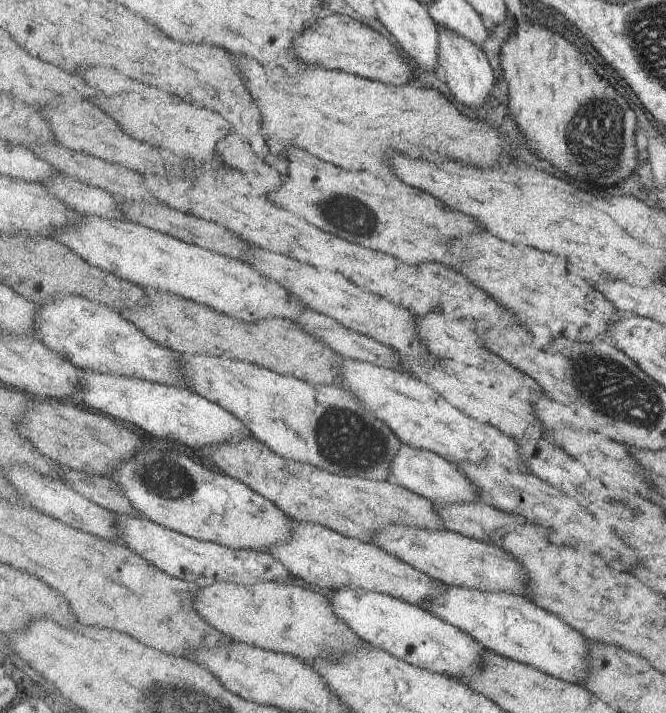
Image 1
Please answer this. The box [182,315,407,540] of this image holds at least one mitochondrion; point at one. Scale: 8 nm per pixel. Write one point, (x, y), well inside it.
(339, 435)

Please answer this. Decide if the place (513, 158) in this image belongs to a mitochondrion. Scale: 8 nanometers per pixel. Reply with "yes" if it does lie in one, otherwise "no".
no

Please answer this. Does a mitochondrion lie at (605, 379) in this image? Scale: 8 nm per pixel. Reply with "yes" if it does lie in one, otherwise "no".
yes

